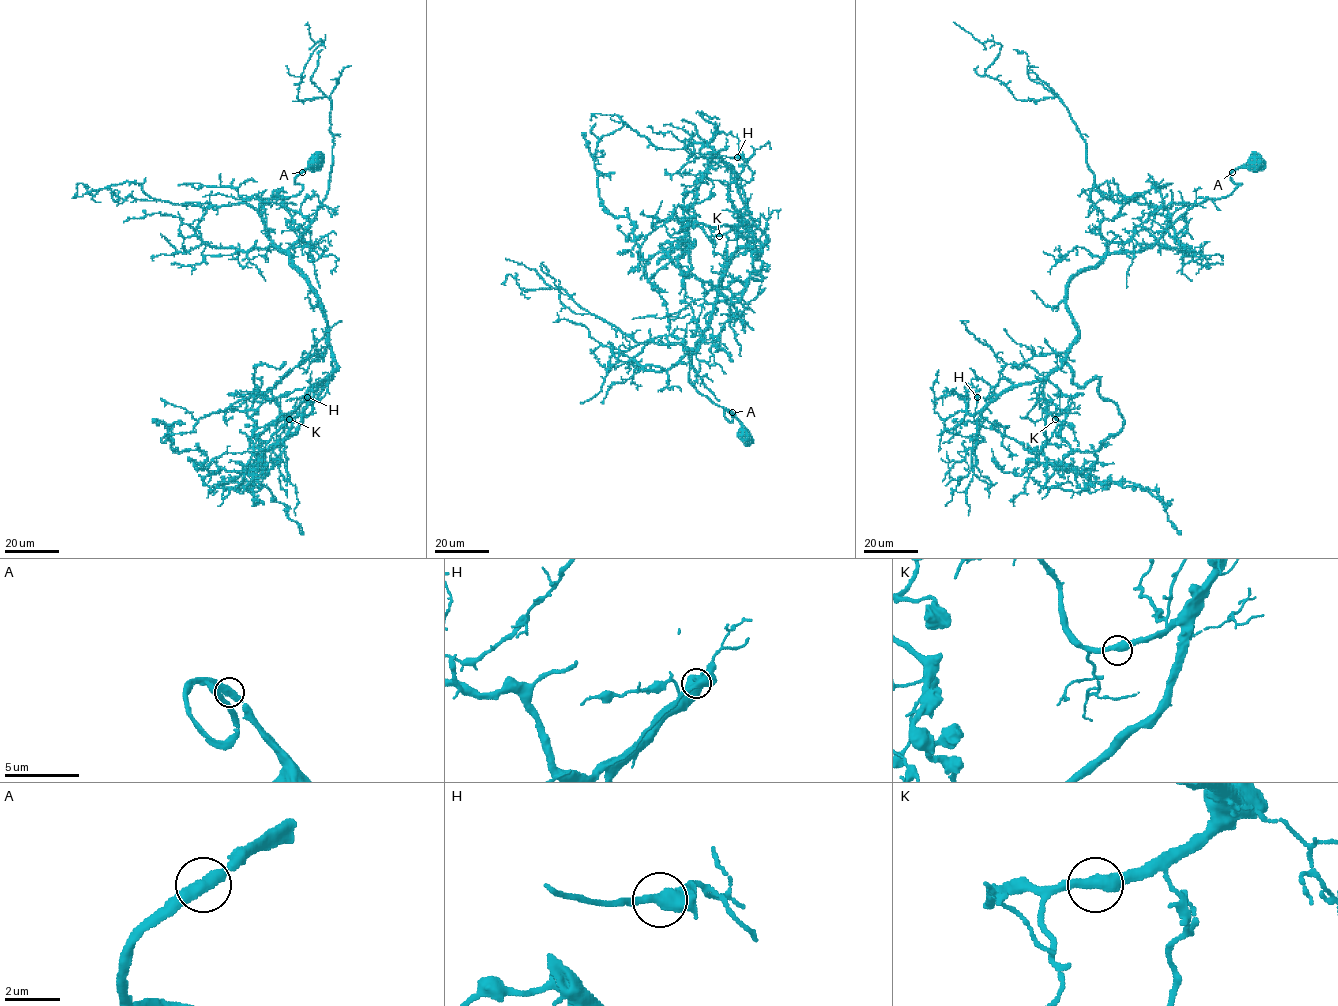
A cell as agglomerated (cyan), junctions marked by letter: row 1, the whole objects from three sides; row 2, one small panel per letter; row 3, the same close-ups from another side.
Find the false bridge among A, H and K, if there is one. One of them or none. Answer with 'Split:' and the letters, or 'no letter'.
Split: no letter

